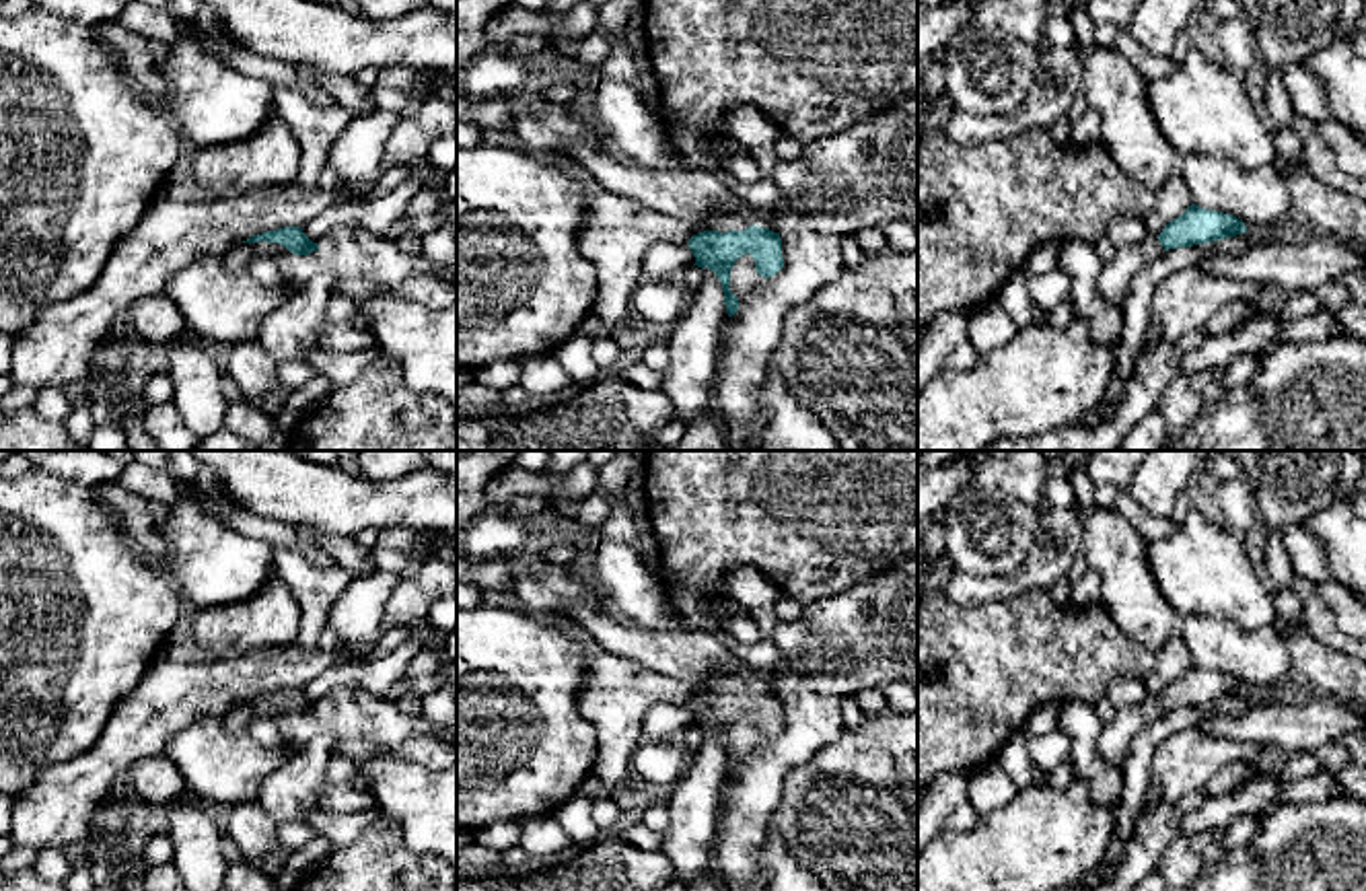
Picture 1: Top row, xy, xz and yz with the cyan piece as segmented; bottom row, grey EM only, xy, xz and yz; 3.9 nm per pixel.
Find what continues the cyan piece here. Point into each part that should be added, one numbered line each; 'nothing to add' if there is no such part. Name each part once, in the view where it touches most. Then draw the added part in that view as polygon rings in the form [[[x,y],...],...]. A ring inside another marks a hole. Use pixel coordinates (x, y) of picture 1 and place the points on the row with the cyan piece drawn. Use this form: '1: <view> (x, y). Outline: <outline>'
1: xz (723, 221). Outline: [[[716,210],[704,218],[699,218],[699,224],[704,230],[745,230],[749,226],[753,226],[751,220],[747,220],[745,216],[732,212],[732,210]]]

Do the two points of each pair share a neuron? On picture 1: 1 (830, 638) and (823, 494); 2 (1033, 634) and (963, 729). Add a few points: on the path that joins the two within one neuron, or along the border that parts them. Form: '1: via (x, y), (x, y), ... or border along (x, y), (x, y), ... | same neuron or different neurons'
1: border along (871, 575), (803, 608) | different neurons
2: via (1011, 657), (963, 706) | same neuron

